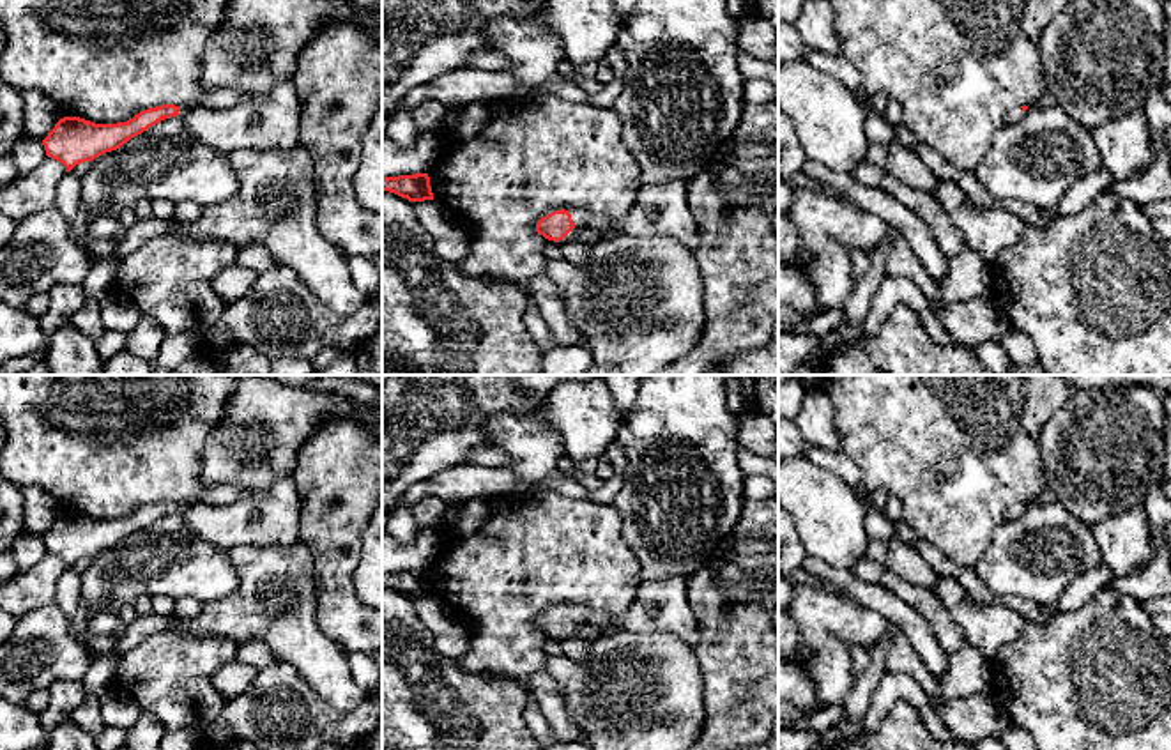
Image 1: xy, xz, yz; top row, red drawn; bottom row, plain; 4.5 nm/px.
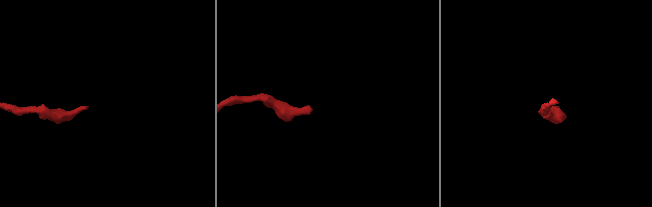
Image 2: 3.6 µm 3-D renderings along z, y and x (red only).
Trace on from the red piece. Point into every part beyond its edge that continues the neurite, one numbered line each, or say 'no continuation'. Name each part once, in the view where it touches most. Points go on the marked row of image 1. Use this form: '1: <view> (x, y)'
1: xz (662, 209)

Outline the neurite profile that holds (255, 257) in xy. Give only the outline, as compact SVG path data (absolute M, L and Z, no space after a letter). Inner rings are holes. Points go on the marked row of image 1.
M246 244L241 249L237 249L237 264L241 264L246 269L251 269L256 274L264 274L276 262L265 246Z

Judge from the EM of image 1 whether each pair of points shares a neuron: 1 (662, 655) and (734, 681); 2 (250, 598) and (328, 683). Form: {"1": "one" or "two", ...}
{"1": "two", "2": "one"}

